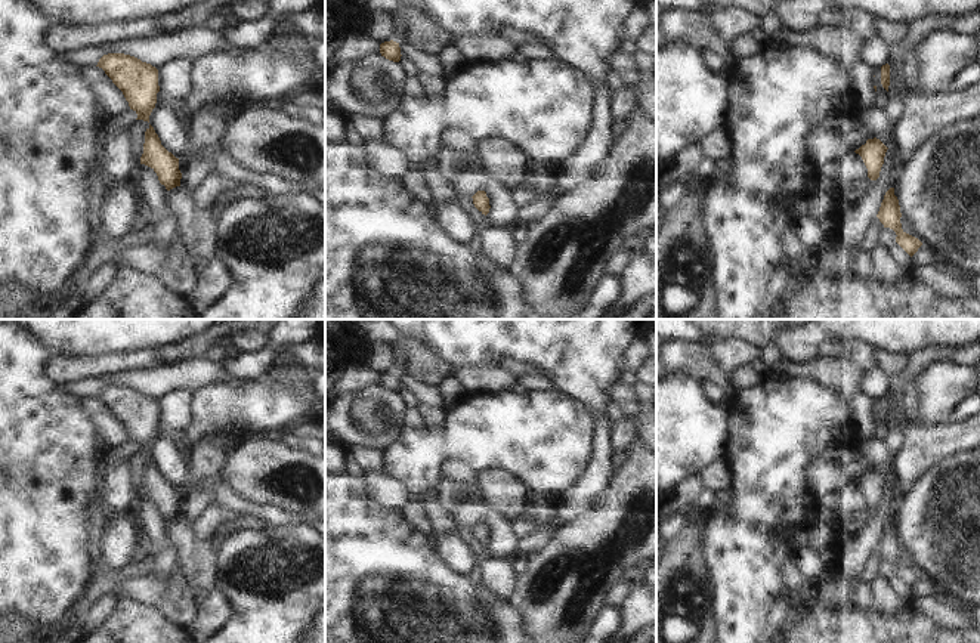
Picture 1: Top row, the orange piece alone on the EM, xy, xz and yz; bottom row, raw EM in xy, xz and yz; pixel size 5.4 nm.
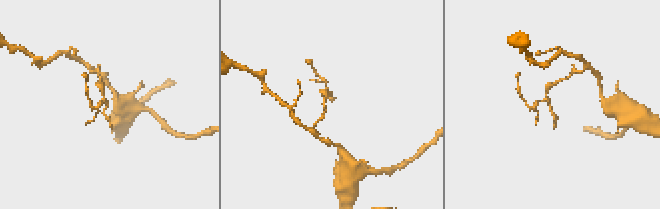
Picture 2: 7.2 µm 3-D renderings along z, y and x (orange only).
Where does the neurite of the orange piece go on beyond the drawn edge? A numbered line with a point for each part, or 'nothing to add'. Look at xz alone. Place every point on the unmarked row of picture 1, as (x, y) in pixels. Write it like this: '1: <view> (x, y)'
nothing to add

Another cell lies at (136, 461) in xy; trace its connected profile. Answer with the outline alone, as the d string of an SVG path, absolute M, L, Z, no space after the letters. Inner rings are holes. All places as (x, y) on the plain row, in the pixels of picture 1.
M135 451L129 455L129 477L133 492L139 497L143 485L145 463L149 460L149 454L143 451Z

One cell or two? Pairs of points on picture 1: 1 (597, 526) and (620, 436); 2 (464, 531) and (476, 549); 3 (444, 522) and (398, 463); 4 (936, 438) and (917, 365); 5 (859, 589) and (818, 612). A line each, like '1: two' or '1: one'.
1: two
2: one
3: two
4: two
5: two

